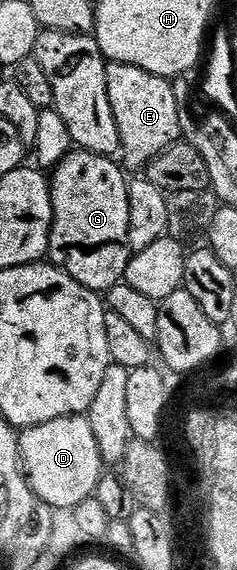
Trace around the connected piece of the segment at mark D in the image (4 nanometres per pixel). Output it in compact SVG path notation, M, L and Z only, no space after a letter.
M73 416L50 420L46 424L27 427L19 435L20 464L30 488L53 511L72 512L76 506L95 495L106 464L98 446L98 436L90 428L87 417Z

